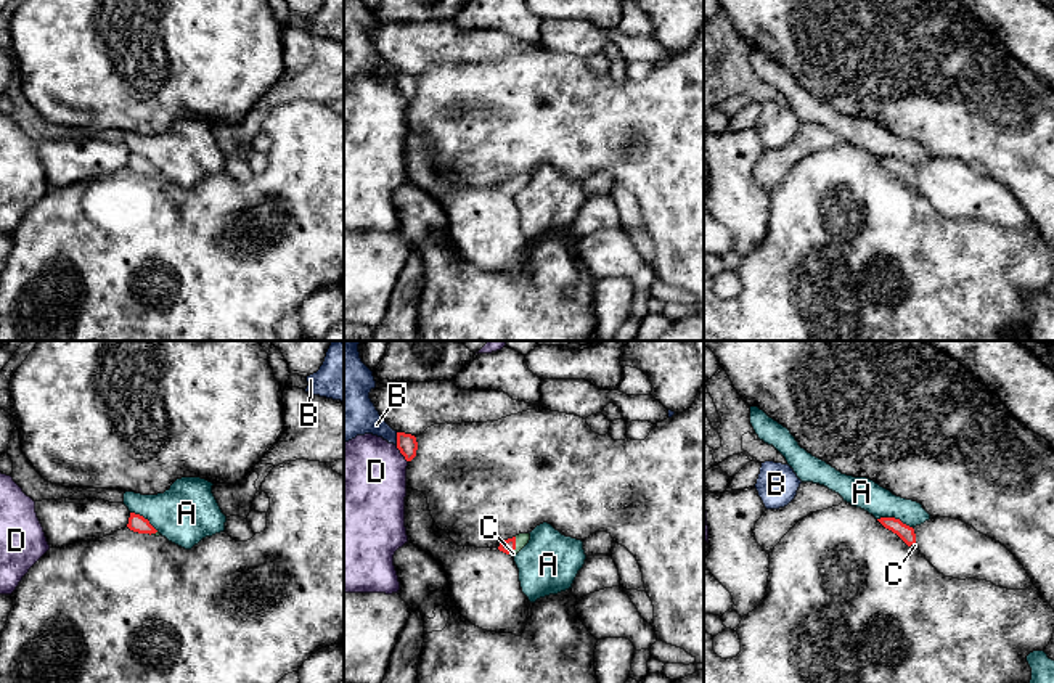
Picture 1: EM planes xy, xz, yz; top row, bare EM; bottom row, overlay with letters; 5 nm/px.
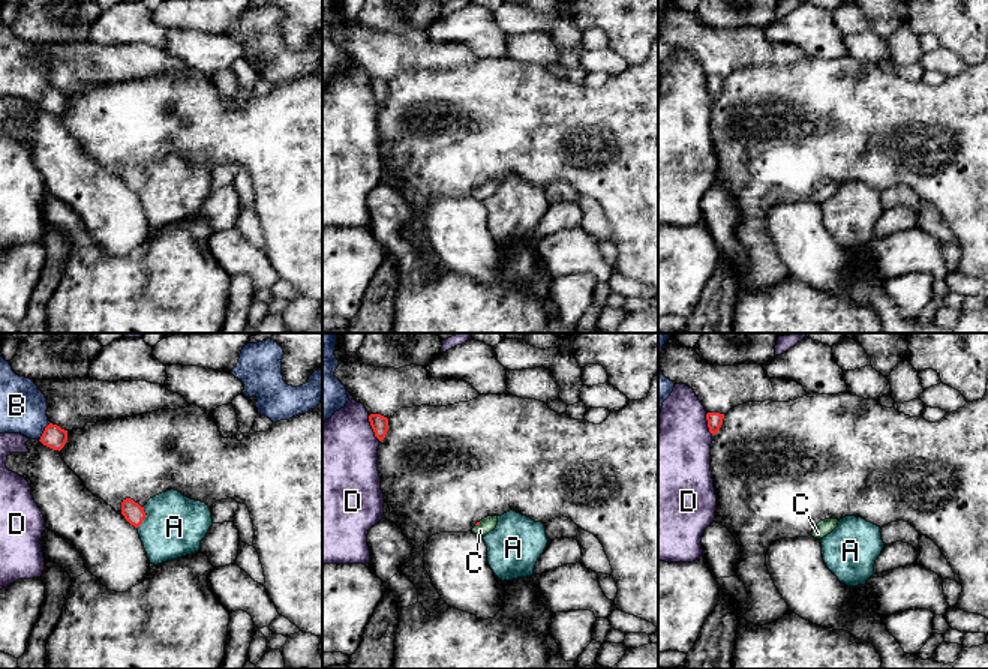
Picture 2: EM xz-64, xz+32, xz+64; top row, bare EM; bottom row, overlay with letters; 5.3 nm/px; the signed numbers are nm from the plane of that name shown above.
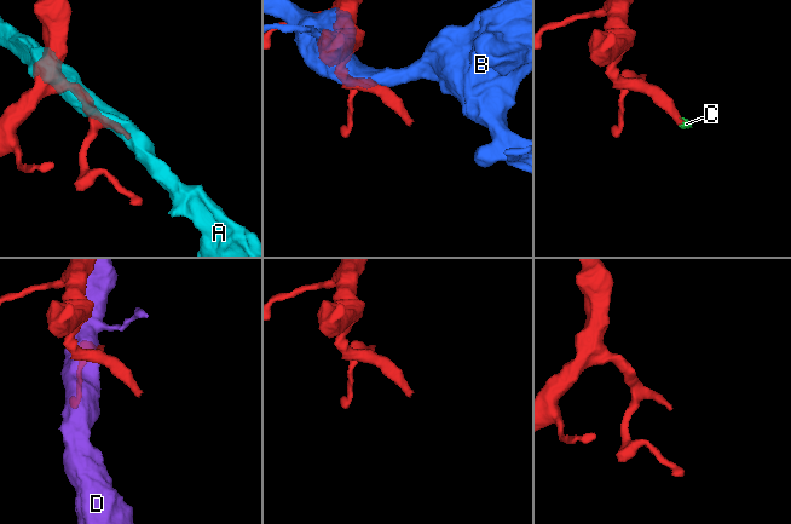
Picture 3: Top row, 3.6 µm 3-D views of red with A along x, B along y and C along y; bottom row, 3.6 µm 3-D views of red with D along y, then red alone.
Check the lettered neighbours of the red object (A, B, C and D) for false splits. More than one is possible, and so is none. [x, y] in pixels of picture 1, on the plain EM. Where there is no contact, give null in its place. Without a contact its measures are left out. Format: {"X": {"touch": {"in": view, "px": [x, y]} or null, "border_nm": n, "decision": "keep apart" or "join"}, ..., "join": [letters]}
{"A": {"touch": {"in": "yz", "px": [894, 158]}, "border_nm": 180, "decision": "keep apart"}, "B": {"touch": {"in": "xz", "px": [397, 79]}, "border_nm": 60, "decision": "keep apart"}, "C": {"touch": {"in": "xz", "px": [514, 187]}, "border_nm": 100, "decision": "join"}, "D": {"touch": {"in": "xz", "px": [400, 92]}, "border_nm": 110, "decision": "keep apart"}, "join": ["C"]}

